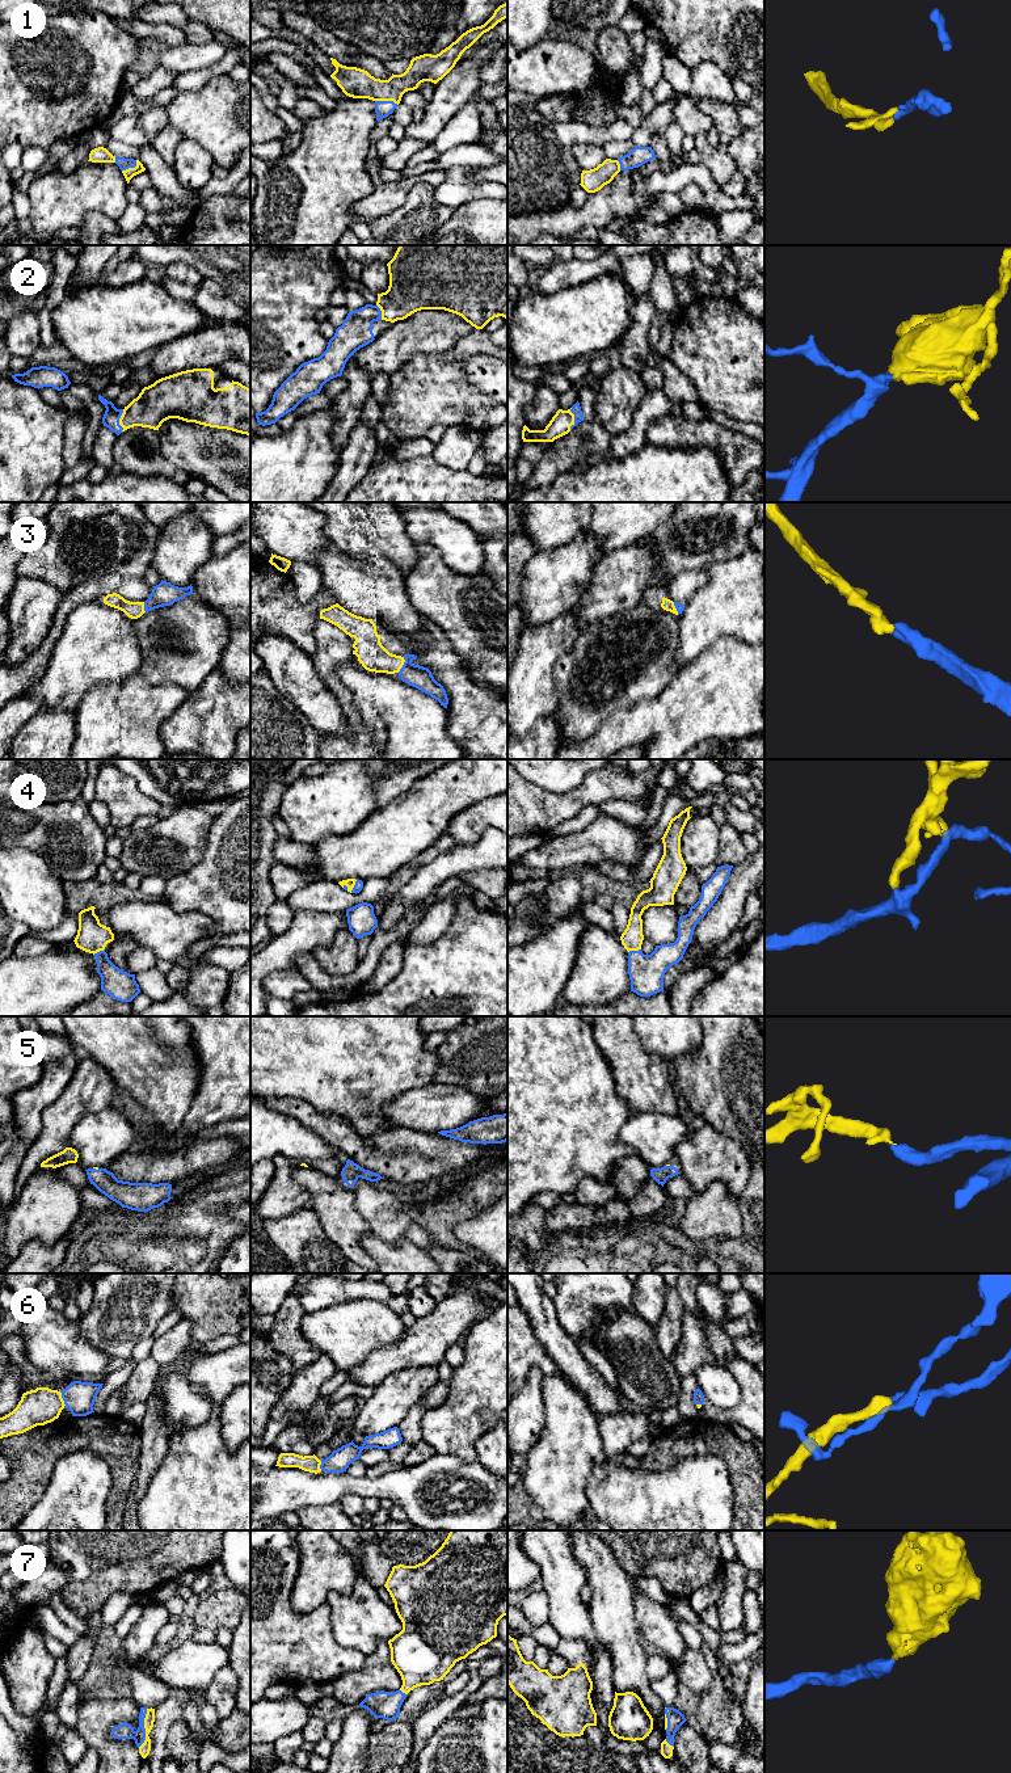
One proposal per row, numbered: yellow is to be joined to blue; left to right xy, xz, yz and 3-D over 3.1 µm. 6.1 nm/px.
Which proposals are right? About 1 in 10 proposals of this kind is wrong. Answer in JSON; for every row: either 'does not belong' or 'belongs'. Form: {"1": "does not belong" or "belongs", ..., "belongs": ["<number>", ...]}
{"1": "belongs", "2": "belongs", "3": "belongs", "4": "belongs", "5": "belongs", "6": "belongs", "7": "belongs", "belongs": ["1", "2", "3", "4", "5", "6", "7"]}

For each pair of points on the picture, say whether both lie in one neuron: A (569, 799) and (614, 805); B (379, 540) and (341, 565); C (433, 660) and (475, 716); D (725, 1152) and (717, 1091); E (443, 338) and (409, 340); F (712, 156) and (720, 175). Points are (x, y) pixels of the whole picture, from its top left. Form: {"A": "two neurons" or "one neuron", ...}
{"A": "two neurons", "B": "two neurons", "C": "one neuron", "D": "two neurons", "E": "one neuron", "F": "one neuron"}

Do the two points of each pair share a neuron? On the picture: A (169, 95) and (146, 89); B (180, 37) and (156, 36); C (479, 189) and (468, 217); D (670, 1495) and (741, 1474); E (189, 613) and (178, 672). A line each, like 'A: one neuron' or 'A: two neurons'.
A: two neurons
B: one neuron
C: two neurons
D: two neurons
E: one neuron

